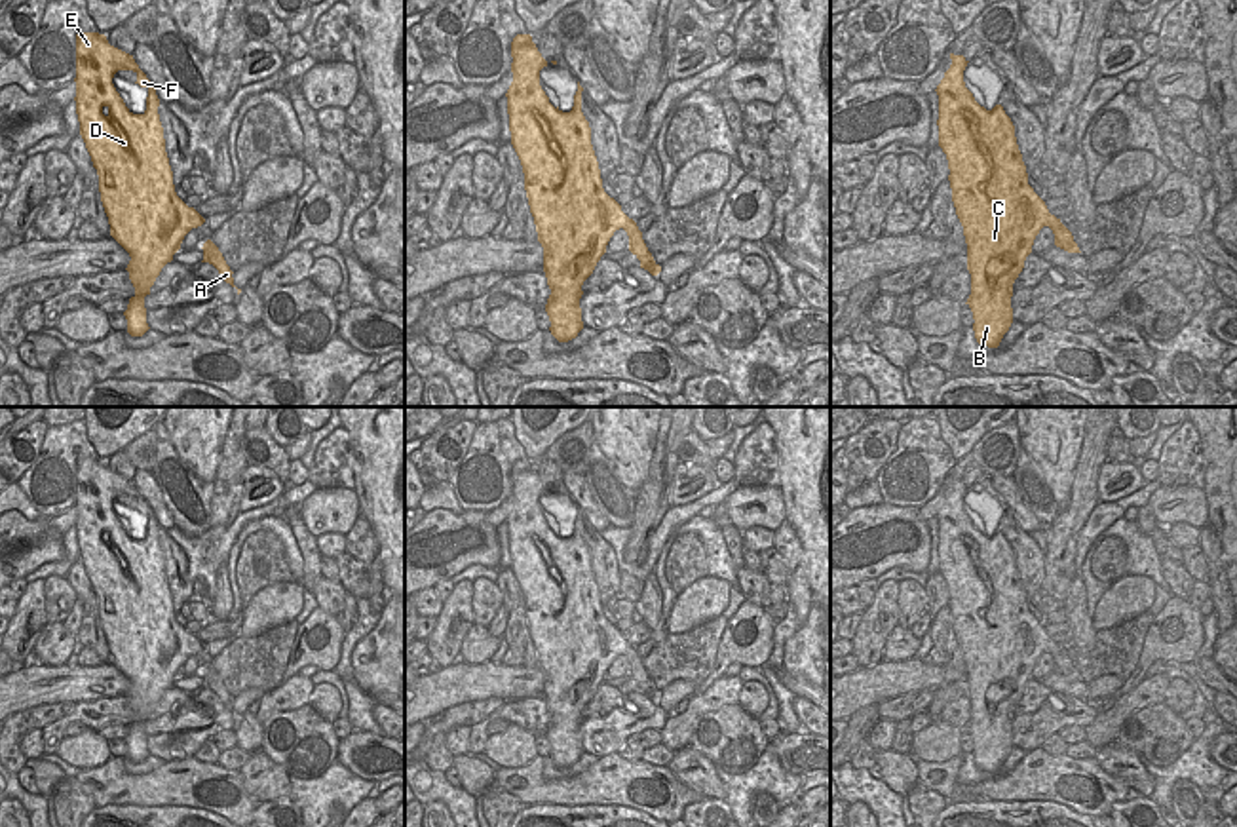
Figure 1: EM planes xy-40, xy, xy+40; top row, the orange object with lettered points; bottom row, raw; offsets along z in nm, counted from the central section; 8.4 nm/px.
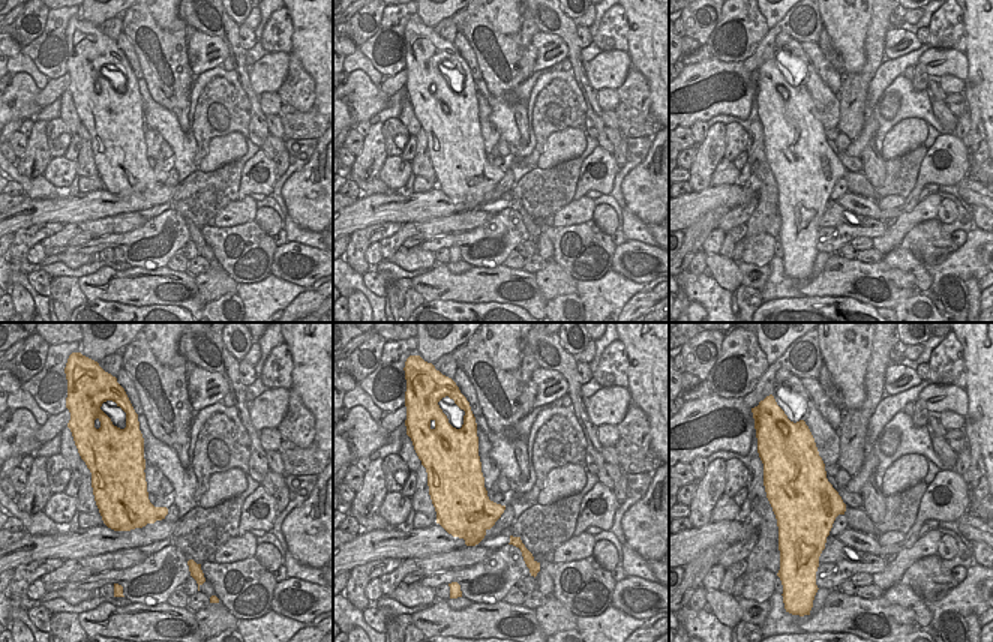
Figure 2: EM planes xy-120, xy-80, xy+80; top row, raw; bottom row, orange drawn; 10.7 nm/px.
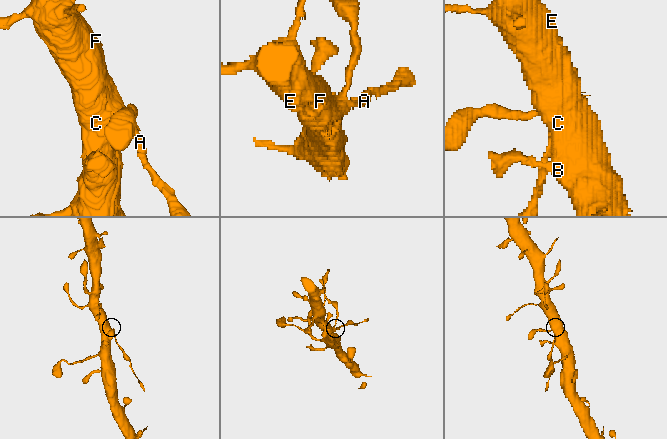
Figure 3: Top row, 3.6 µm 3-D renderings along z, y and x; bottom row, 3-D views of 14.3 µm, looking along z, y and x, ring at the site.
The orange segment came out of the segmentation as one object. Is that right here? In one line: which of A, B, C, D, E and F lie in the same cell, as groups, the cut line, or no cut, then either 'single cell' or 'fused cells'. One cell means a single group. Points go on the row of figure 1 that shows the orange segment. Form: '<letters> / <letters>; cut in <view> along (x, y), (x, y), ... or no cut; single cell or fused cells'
A / B C D E F; cut in xy along (635, 223), (626, 230); fused cells

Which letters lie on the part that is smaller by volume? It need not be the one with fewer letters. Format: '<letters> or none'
A

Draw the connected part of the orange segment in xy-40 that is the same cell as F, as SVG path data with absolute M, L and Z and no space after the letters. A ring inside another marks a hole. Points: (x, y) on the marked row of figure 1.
M76 34L76 114L80 135L99 175L99 192L110 224L110 236L129 253L129 279L135 295L129 298L127 333L143 337L150 327L146 323L144 297L160 276L162 268L173 260L184 236L205 222L205 219L188 207L175 192L173 171L165 152L163 127L160 122L160 99L152 82L139 68L133 55L108 44L105 34ZM118 70L133 70L141 87L148 89L146 110L133 114L112 78Z

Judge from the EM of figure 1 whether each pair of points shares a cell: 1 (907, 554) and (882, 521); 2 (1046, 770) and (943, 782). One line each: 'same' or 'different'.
1: same
2: same

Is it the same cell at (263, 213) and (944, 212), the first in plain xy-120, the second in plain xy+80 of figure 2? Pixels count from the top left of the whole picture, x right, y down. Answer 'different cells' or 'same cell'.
same cell

